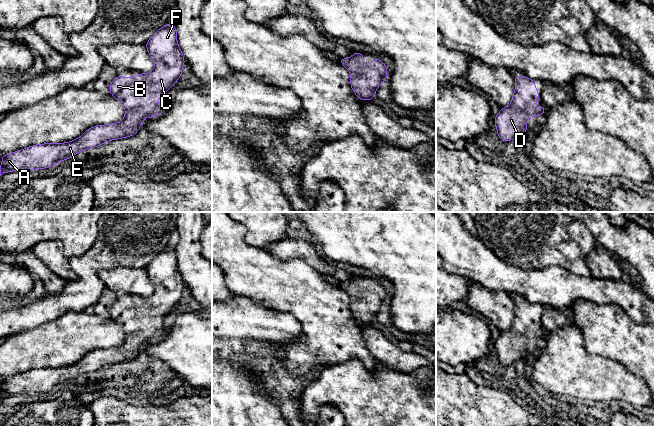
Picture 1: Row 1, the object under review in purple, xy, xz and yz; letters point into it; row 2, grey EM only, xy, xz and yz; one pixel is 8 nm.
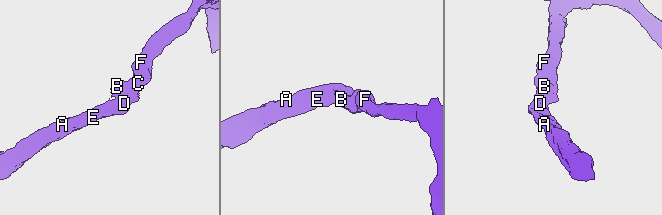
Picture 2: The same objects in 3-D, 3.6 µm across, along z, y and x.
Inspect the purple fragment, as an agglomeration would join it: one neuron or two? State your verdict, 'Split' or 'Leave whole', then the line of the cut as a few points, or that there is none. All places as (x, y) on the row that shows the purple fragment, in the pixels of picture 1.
Leave whole. No split

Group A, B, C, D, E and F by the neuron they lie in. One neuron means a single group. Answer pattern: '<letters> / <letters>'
A B C D E F

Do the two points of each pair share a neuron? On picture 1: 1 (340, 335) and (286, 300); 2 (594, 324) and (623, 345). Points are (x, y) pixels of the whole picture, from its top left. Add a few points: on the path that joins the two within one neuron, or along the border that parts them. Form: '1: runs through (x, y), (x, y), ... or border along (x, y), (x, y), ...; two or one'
1: runs through (327, 322), (305, 300), (299, 300); one
2: runs through (601, 324), (616, 338); one

